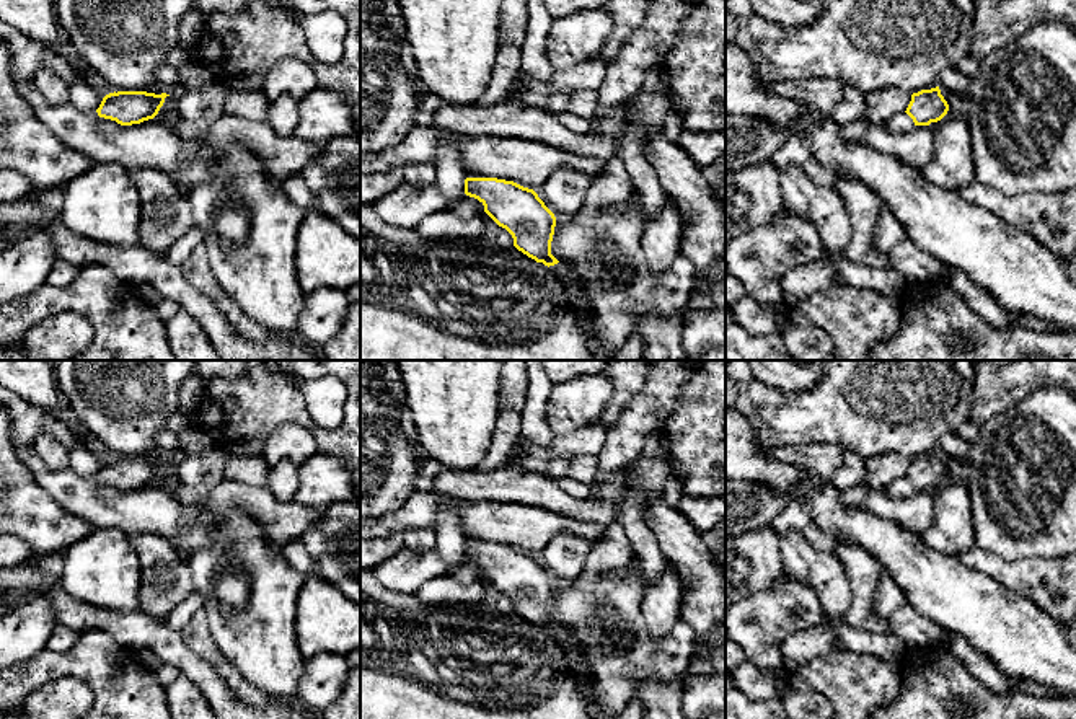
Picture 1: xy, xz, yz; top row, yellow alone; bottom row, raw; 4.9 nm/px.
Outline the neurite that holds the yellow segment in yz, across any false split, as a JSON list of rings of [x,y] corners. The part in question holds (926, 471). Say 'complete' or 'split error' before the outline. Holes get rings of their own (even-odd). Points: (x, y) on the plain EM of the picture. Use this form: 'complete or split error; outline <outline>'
split error; outline [[[939,452],[931,455],[921,455],[911,460],[911,466],[905,478],[893,481],[882,492],[885,496],[903,499],[915,491],[929,491],[941,486],[949,476],[949,470],[941,460]]]

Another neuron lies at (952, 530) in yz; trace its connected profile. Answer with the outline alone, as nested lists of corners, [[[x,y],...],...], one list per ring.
[[[949,474],[936,487],[936,518],[921,535],[921,540],[934,551],[959,556],[975,546],[973,504],[967,481]]]

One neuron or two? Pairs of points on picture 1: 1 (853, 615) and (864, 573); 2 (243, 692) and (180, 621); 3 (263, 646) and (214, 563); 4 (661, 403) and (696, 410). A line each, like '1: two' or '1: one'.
1: one
2: two
3: one
4: two

